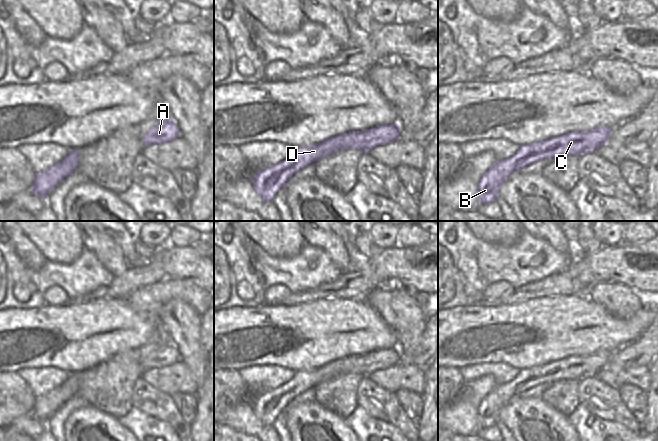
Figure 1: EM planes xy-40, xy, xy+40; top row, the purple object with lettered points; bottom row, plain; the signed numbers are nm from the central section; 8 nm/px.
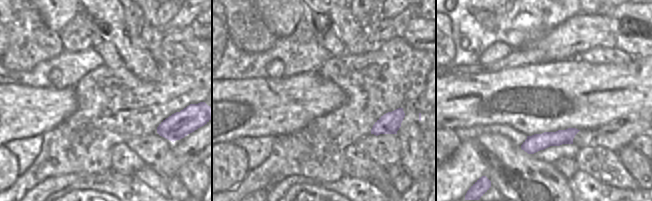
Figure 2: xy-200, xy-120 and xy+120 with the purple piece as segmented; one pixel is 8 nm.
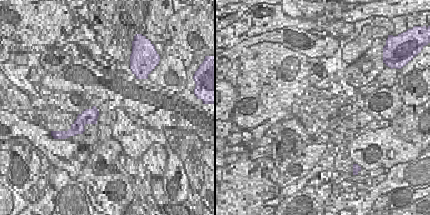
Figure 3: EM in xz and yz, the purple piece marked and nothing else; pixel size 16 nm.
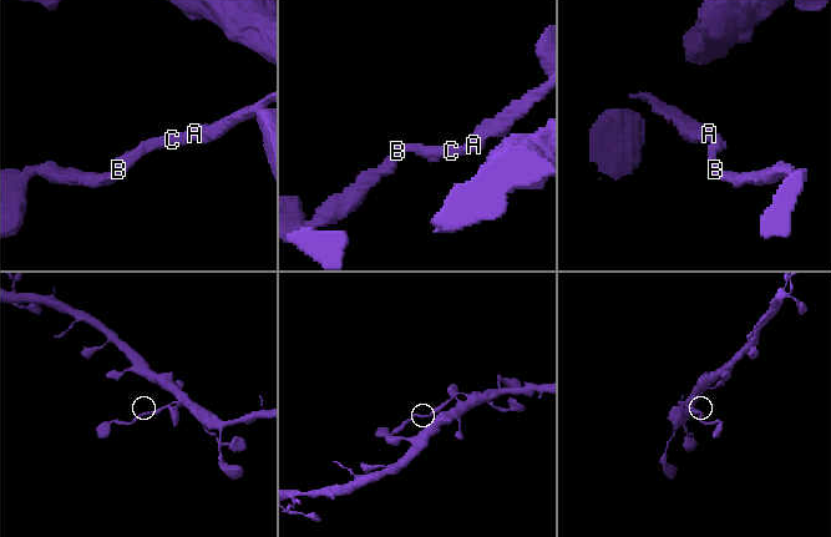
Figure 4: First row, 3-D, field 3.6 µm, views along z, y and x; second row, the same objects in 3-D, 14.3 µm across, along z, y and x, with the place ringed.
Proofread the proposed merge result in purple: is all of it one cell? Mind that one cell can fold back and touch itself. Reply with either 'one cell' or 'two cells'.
two cells

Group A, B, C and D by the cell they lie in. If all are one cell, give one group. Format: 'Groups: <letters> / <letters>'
Groups: A / B C D

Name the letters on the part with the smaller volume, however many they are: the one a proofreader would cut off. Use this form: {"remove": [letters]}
{"remove": ["B", "C", "D"]}

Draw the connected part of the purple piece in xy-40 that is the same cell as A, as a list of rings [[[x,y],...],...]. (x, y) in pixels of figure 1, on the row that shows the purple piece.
[[[166,117],[154,128],[150,129],[143,138],[143,147],[168,143],[179,137],[179,128],[175,121]]]

